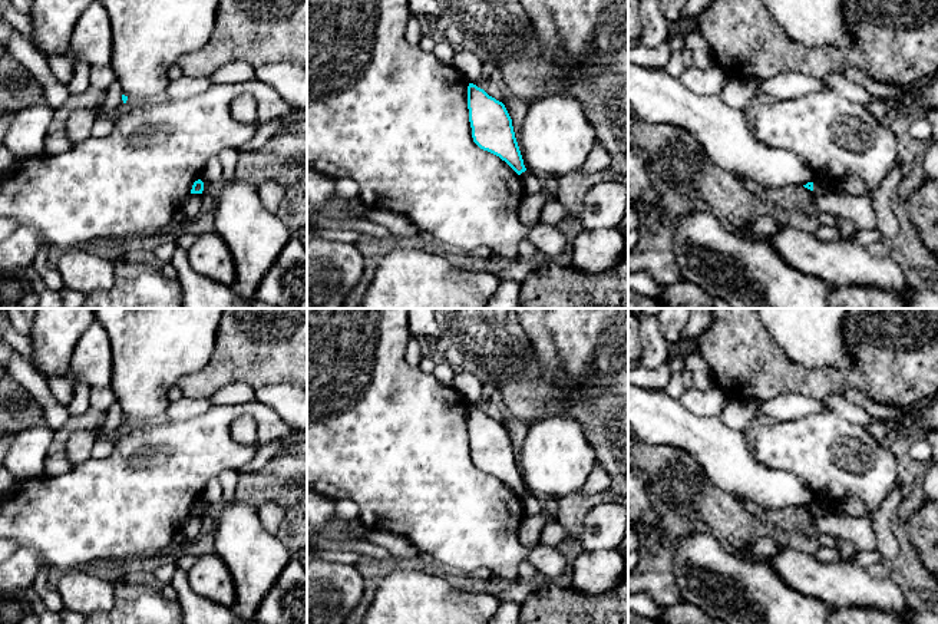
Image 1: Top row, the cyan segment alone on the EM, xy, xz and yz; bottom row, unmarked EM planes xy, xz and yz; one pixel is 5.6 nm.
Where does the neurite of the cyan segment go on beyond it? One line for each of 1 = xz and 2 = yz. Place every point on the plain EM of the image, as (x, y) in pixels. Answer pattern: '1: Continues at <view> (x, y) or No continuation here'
1: No continuation here
2: No continuation here

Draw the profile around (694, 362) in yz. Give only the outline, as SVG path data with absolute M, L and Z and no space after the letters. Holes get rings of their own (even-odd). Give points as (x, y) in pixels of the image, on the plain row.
M698 351L688 353L684 356L686 369L688 369L696 380L698 390L707 392L716 387L716 380L713 377L711 369Z

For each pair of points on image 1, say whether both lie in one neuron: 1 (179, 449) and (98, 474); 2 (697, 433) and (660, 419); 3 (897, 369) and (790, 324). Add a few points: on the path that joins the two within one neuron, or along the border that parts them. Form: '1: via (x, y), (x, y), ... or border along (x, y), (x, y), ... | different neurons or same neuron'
1: via (159, 459), (145, 474), (118, 474) | same neuron
2: via (689, 432), (669, 422) | same neuron
3: border along (845, 323), (851, 362), (821, 366) | different neurons

